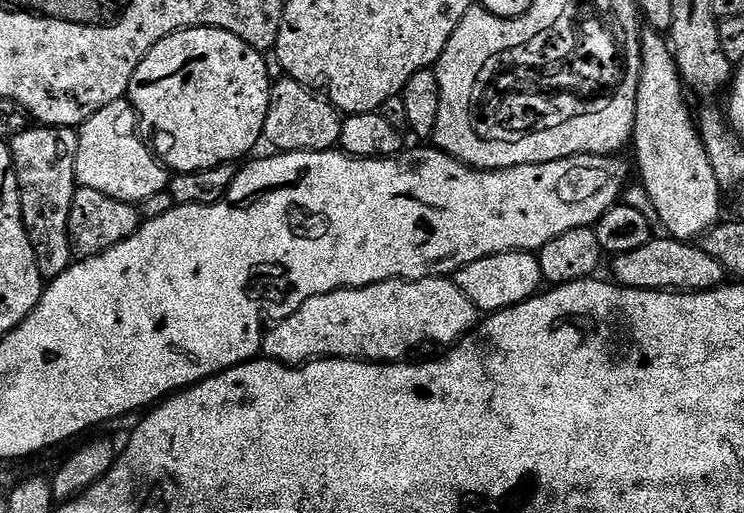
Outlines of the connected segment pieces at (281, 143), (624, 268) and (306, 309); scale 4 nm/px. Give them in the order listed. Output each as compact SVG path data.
M291 78L277 79L272 90L272 105L266 118L263 139L280 152L326 152L340 142L345 117L331 100L307 84Z
M654 238L638 250L623 252L611 262L615 283L625 288L651 288L669 292L710 292L725 283L726 269L722 261L692 242L675 238Z
M448 278L431 280L383 280L365 288L340 288L337 292L310 298L294 314L273 323L267 329L263 355L289 366L299 366L313 358L351 358L369 362L400 362L423 340L451 345L477 327L478 307L466 293Z

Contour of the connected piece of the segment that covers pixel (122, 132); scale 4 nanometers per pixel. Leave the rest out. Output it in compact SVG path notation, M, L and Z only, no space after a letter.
M131 99L110 102L98 114L81 125L80 146L76 159L76 183L82 188L102 190L119 200L141 202L163 193L170 183L170 172L163 160L150 147L149 141L140 137L142 124Z

